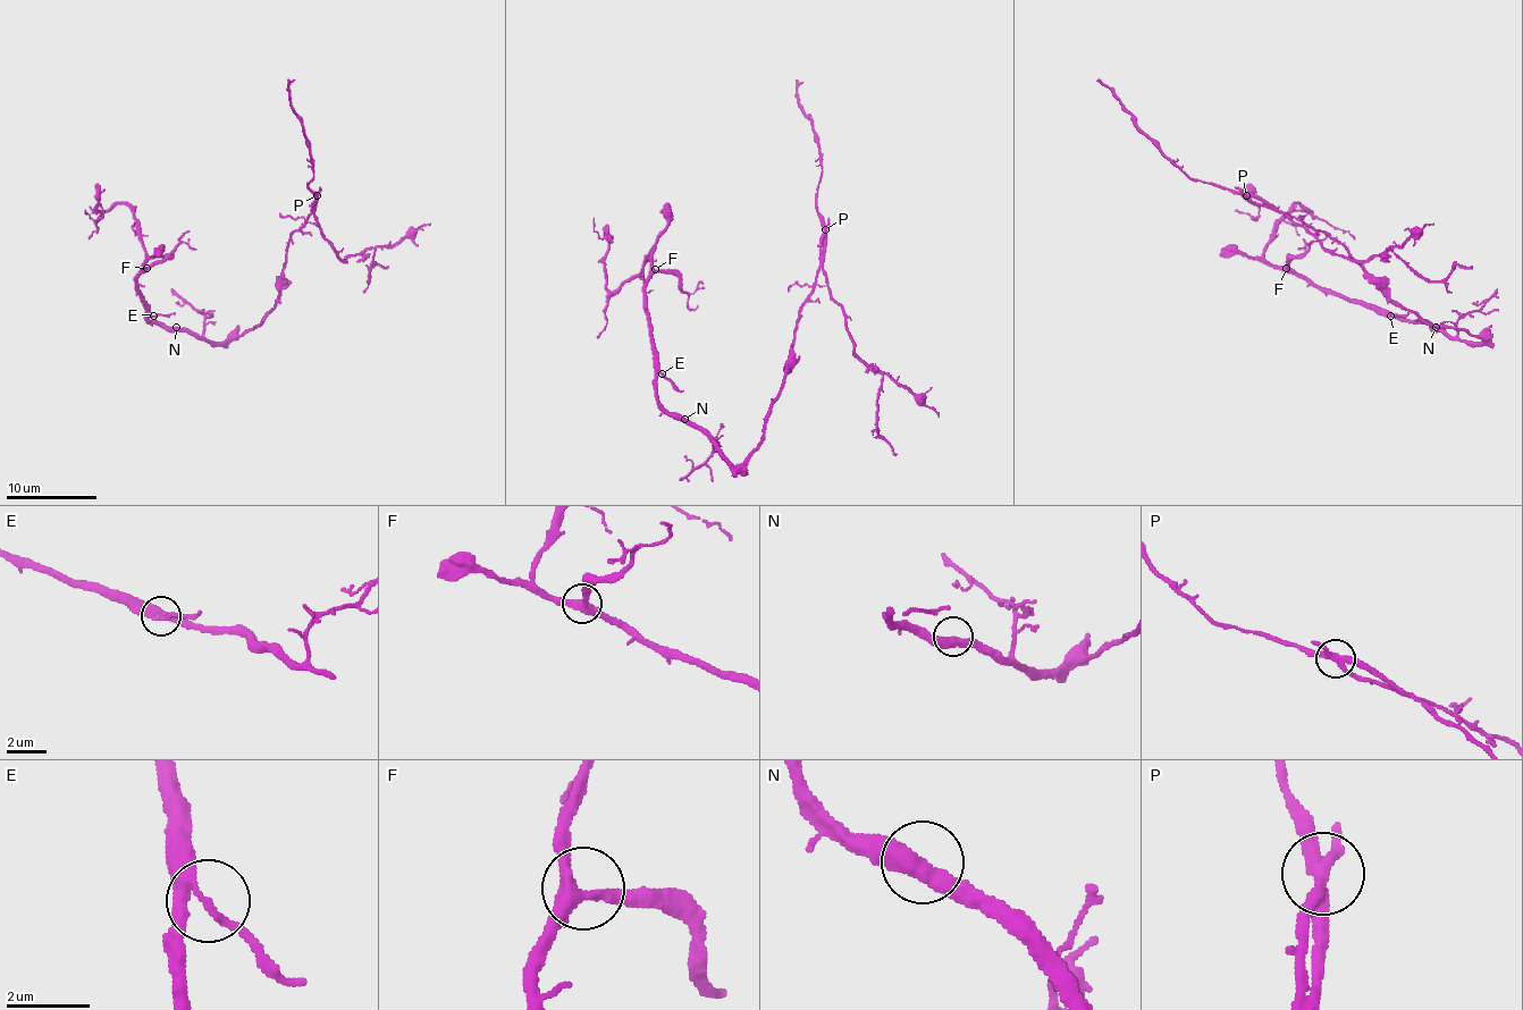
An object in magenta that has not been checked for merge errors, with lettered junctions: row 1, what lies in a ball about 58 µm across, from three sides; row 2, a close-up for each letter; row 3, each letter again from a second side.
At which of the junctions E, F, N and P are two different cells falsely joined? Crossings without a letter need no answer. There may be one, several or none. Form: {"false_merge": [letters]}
{"false_merge": ["P"]}

